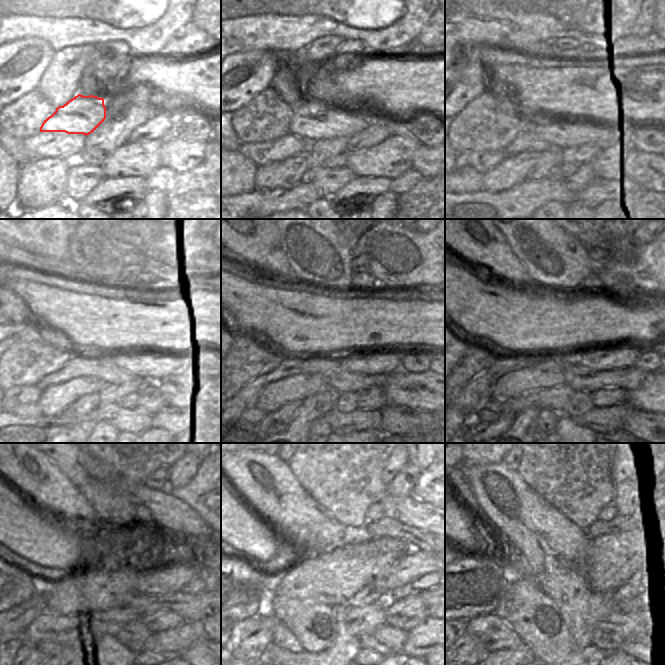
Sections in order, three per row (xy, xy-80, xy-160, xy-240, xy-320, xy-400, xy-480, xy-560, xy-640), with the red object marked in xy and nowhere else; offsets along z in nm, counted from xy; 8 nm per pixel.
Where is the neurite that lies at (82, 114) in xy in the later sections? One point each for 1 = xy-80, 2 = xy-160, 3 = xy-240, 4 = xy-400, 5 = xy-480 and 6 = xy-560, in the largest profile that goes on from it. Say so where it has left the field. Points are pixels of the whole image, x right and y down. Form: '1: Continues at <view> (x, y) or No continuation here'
1: Continues at xy-80 (313, 119)
2: Continues at xy-160 (561, 131)
3: Continues at xy-240 (148, 365)
4: Continues at xy-400 (604, 358)
5: Continues at xy-480 (172, 578)
6: Continues at xy-560 (420, 562).

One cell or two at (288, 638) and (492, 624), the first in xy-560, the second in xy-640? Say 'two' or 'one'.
one

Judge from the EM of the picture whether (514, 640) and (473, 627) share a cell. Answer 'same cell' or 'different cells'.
same cell

